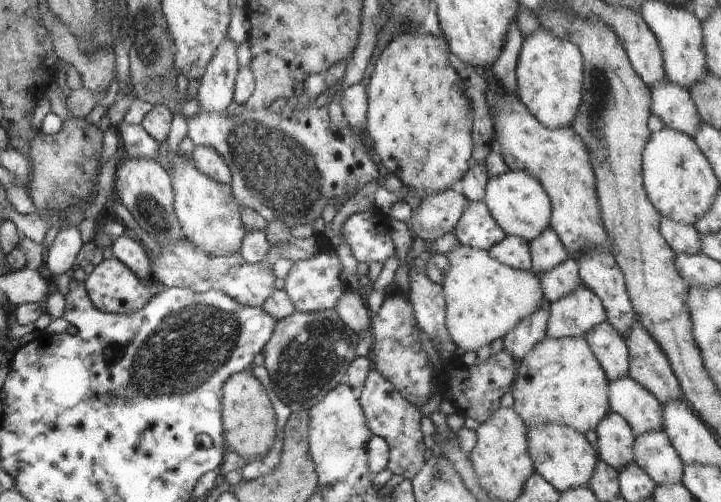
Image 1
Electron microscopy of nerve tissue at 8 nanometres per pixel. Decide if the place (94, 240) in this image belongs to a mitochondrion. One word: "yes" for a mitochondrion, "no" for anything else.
no

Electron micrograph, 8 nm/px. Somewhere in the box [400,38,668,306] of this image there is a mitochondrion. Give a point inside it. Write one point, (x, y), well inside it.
(598, 107)

